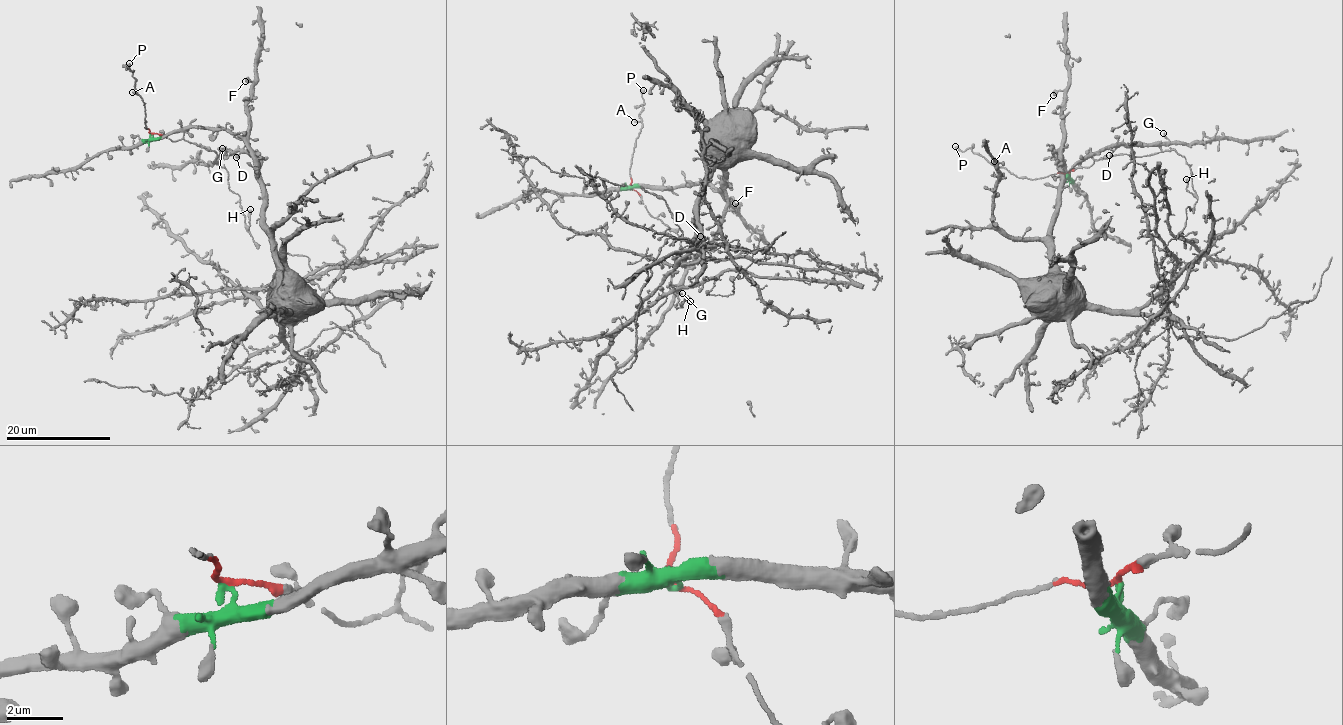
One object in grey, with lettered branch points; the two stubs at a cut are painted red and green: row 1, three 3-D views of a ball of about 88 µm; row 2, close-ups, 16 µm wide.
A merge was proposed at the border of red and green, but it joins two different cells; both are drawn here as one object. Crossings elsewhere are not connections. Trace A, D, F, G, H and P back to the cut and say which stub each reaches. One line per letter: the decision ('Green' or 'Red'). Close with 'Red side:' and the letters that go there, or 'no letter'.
A: Red
D: Green
F: Green
G: Green
H: Red
P: Red
Red side: A, H, P

